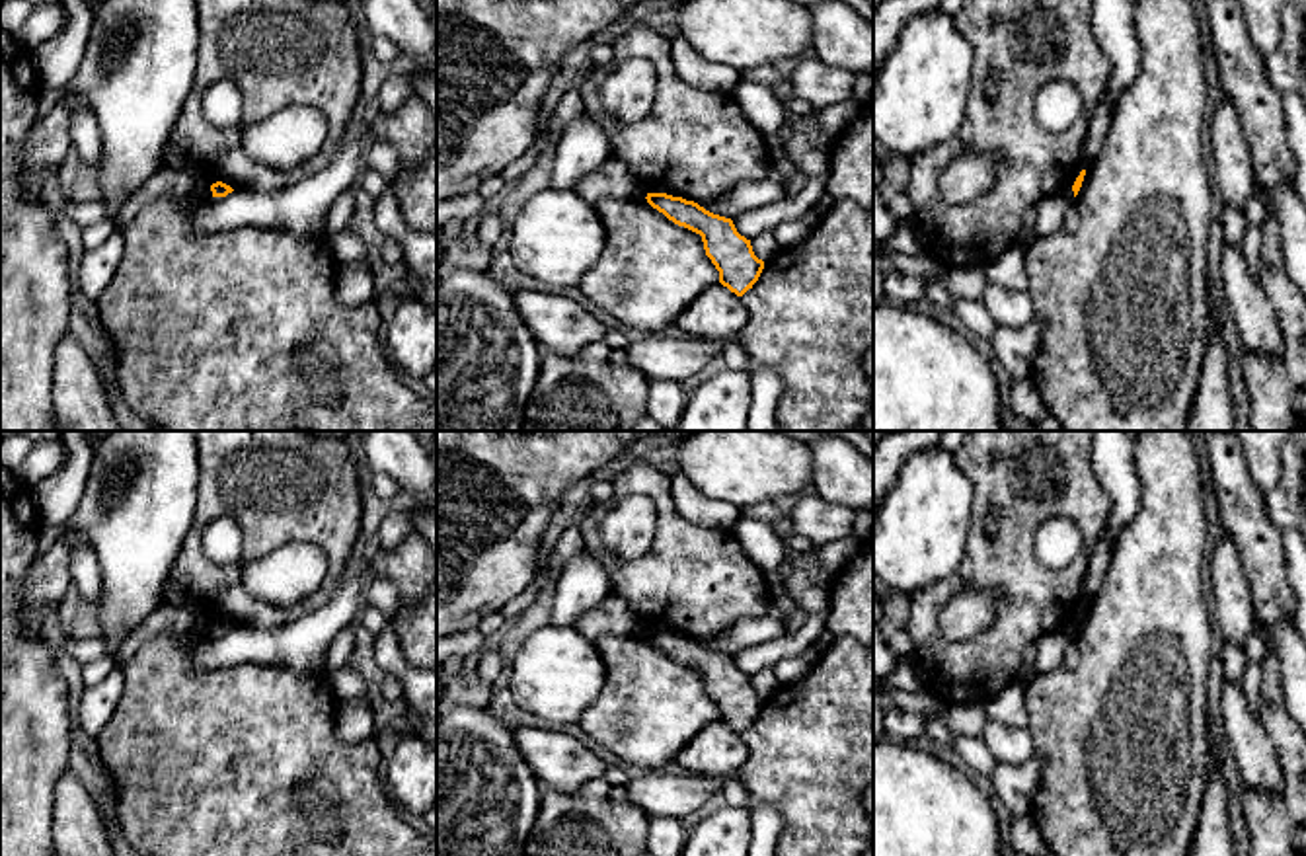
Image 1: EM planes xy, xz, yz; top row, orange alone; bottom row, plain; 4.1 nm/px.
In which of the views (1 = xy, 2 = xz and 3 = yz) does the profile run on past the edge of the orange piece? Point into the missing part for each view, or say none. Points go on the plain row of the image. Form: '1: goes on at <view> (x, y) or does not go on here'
1: does not go on here
2: does not go on here
3: does not go on here

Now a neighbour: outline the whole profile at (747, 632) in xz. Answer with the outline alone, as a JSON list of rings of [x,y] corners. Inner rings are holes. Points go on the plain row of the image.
[[[756,616],[756,618],[743,618],[739,620],[729,632],[719,636],[717,640],[704,643],[706,647],[735,655],[745,647],[754,647],[758,643],[768,643],[772,640],[787,636],[787,628],[784,620],[778,620],[774,616]]]

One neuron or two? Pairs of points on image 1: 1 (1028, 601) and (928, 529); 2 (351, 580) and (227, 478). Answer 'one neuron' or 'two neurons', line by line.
1: two neurons
2: two neurons

